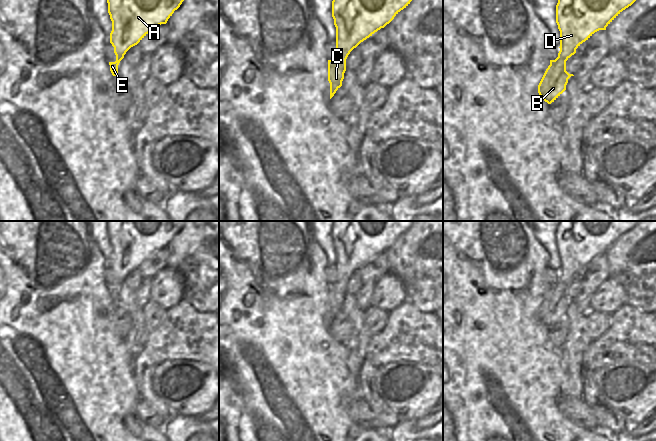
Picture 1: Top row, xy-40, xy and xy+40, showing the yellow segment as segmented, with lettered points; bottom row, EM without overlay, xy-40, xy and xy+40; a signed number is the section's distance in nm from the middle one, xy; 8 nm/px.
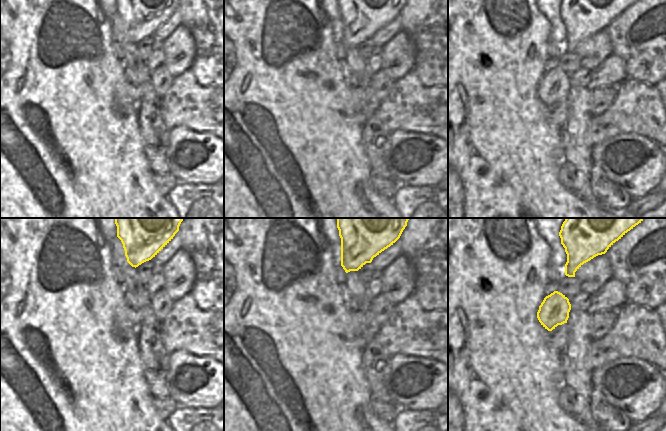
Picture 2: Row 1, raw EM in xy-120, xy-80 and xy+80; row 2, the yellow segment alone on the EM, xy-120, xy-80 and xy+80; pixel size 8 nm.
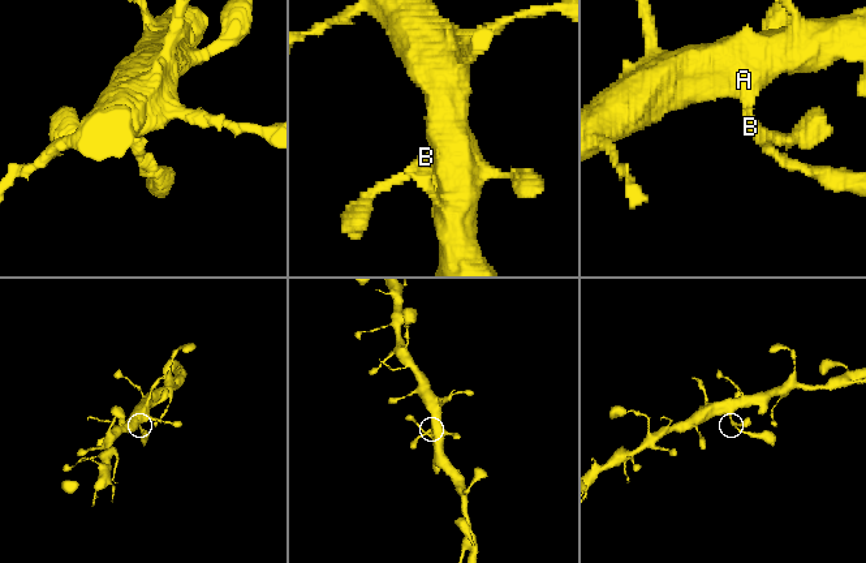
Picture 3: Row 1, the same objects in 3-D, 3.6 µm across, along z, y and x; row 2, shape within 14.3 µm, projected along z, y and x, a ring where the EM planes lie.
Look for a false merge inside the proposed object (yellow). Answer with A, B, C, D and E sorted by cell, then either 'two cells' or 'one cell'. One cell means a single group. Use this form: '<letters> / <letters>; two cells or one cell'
A B C D E; one cell

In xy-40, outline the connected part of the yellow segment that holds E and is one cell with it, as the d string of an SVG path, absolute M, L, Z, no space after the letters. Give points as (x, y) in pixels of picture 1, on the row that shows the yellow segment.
M107 0L112 21L110 43L114 47L115 62L109 62L113 76L126 52L137 45L149 32L166 24L184 0Z

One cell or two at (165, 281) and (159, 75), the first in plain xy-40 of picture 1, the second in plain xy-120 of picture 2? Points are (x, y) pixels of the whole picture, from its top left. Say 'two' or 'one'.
two

